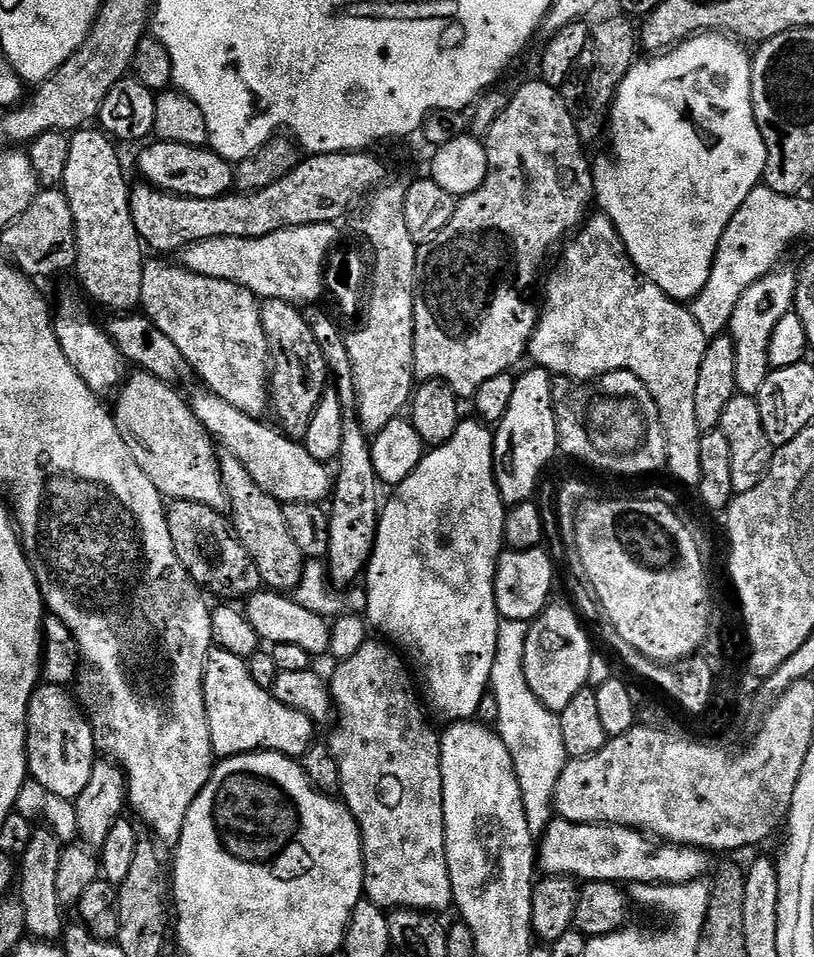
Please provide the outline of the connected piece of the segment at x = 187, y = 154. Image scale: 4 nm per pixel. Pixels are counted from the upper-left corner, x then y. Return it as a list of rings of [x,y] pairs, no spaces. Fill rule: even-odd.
[[[165,140],[155,143],[149,143],[144,146],[149,148],[144,148],[140,152],[140,172],[144,175],[141,177],[155,188],[172,192],[175,196],[190,198],[218,198],[227,196],[233,191],[233,165],[223,160],[217,152],[213,152],[211,147],[195,148]]]

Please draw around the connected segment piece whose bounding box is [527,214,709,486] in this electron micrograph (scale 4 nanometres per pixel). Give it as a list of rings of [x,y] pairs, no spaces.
[[[603,214],[589,215],[584,223],[580,225],[578,231],[567,241],[564,252],[564,265],[553,274],[548,280],[548,289],[542,292],[542,307],[540,309],[540,321],[536,323],[534,334],[528,343],[527,355],[532,356],[533,365],[547,369],[548,372],[556,376],[567,376],[574,381],[594,380],[597,376],[604,376],[607,372],[618,372],[627,370],[632,372],[650,390],[650,394],[656,399],[656,405],[660,411],[660,417],[664,423],[664,433],[668,436],[668,462],[667,471],[672,471],[684,484],[699,485],[702,474],[702,450],[700,449],[700,437],[702,430],[698,426],[698,414],[694,414],[694,392],[698,390],[698,370],[702,370],[702,354],[706,354],[706,346],[709,337],[704,336],[702,326],[692,317],[691,311],[681,301],[672,300],[663,289],[650,281],[636,269],[634,262],[628,256],[626,246],[614,226],[614,222],[609,216]]]

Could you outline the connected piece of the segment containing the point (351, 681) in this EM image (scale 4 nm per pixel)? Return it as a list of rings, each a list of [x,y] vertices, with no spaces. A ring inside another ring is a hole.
[[[364,644],[358,654],[339,661],[335,665],[336,673],[330,676],[330,691],[338,716],[340,712],[340,721],[332,732],[332,740],[330,739],[330,747],[340,771],[338,788],[339,791],[344,791],[342,798],[352,816],[360,823],[360,837],[364,842],[364,890],[367,899],[373,900],[385,910],[423,908],[440,914],[443,913],[443,908],[451,909],[454,904],[450,870],[446,866],[441,733],[432,729],[432,724],[420,705],[420,696],[412,685],[413,673],[405,657],[395,647],[384,644]]]

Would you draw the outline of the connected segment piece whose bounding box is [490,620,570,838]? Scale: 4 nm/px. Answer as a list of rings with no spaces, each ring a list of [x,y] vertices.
[[[504,620],[501,623],[490,692],[498,702],[498,731],[514,762],[527,822],[530,823],[533,837],[538,838],[543,835],[552,819],[552,803],[558,778],[570,757],[563,741],[559,715],[541,703],[526,680],[524,651],[528,629],[529,625],[522,620]]]

